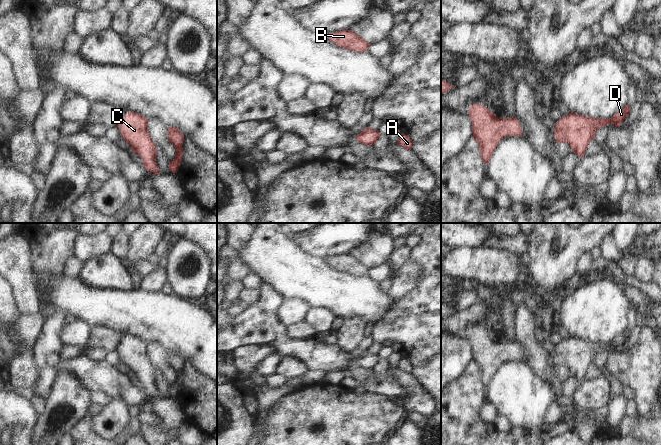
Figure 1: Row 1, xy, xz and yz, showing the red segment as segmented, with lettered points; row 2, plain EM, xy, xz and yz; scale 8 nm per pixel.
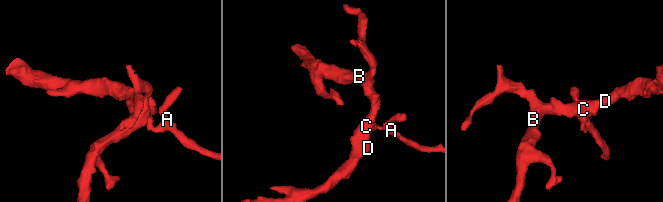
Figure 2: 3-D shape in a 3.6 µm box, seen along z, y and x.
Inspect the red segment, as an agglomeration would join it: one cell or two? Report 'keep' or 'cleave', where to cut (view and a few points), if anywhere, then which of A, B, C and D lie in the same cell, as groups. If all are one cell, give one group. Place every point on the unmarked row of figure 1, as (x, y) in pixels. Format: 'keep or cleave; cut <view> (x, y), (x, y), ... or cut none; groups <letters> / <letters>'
keep; cut none; groups A B C D

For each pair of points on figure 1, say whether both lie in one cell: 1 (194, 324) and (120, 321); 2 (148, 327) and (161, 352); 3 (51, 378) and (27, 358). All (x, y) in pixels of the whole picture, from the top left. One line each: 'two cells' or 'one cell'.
1: one cell
2: two cells
3: two cells

